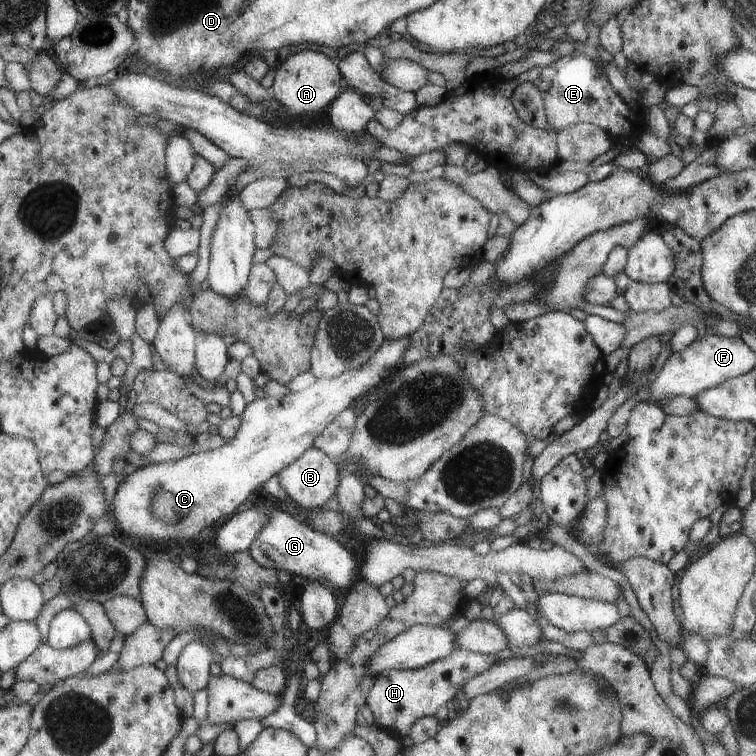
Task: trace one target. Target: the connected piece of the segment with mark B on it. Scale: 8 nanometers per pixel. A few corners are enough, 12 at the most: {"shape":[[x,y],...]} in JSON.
{"shape":[[312,446],[278,476],[311,511],[337,493],[335,459]]}

